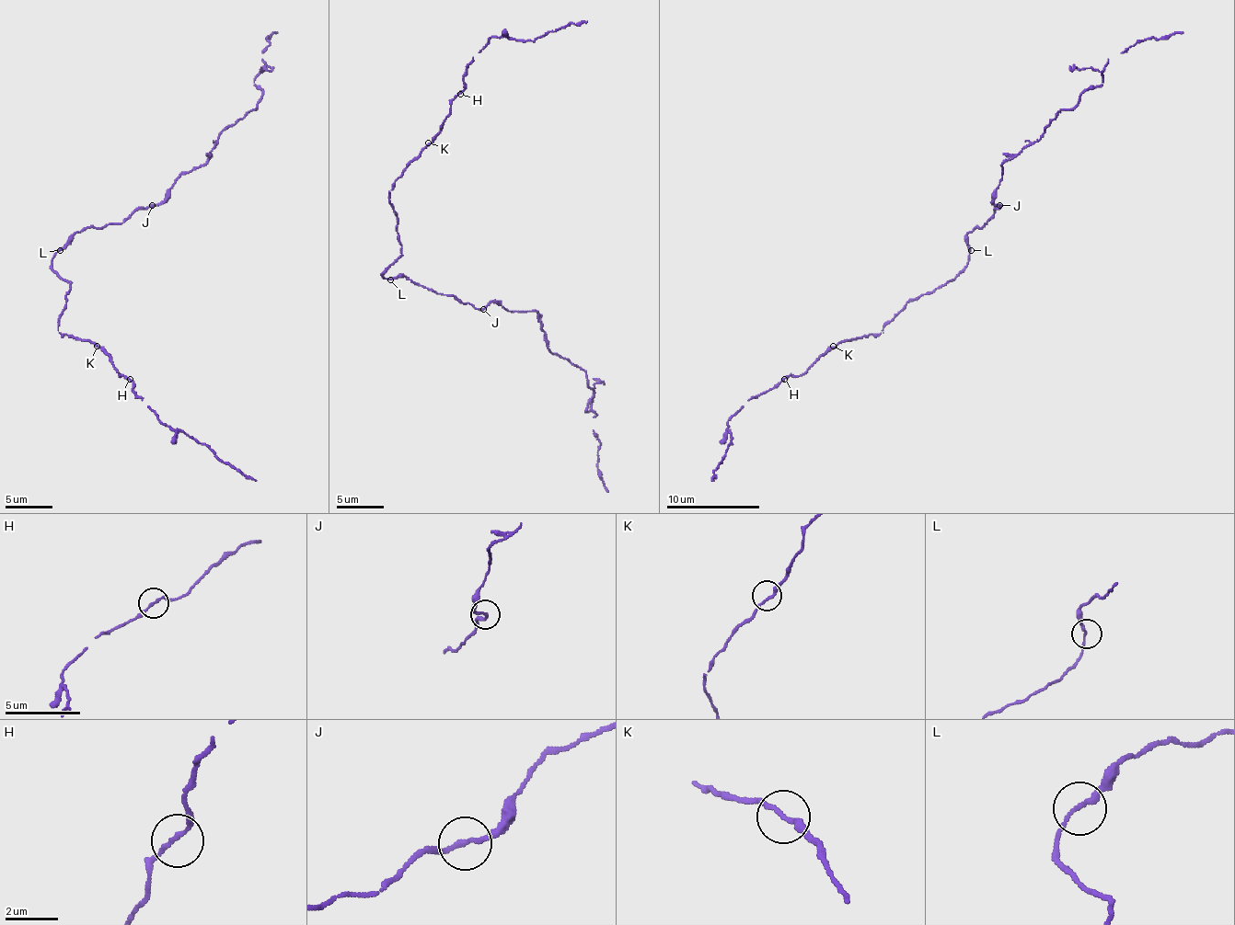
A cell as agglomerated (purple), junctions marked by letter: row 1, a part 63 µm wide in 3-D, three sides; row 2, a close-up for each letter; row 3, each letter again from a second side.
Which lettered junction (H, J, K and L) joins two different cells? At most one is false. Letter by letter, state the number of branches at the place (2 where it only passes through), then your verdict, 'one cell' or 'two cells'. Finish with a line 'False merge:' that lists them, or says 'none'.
H: branches 2; one cell
J: branches 2; one cell
K: branches 2; one cell
L: branches 2; one cell
False merge: none

